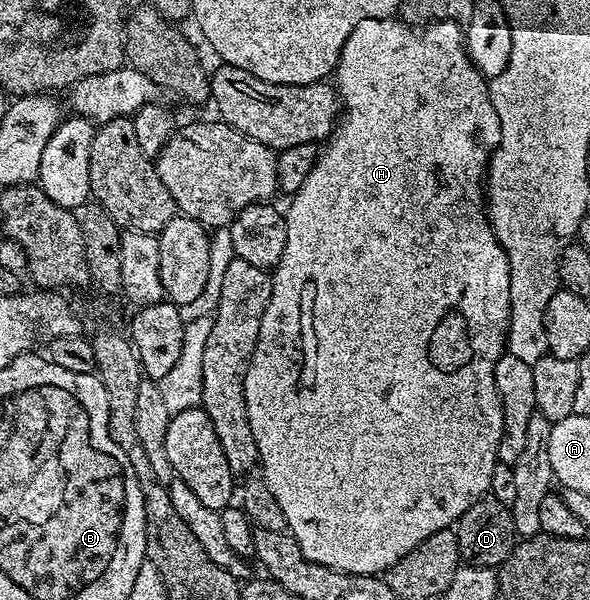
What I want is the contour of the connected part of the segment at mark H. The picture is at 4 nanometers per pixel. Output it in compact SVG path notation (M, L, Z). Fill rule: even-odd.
M365 19L361 23L357 23L353 35L349 35L345 47L339 52L339 66L333 74L333 84L339 95L342 113L331 136L322 146L319 157L315 160L313 171L309 171L309 179L305 179L305 183L301 183L299 190L290 198L291 206L285 209L287 219L285 255L281 255L278 265L273 270L269 303L265 307L265 315L261 319L259 338L257 339L257 347L253 351L253 359L249 363L249 371L245 375L245 407L249 411L249 427L253 427L253 439L257 439L259 465L263 478L269 483L269 491L273 491L273 499L277 499L277 503L281 503L281 511L285 511L287 529L301 547L303 554L311 561L321 563L330 569L340 569L343 573L379 575L390 569L393 563L397 563L409 551L413 551L413 547L420 545L429 535L454 526L458 522L461 512L461 505L458 505L458 501L464 500L463 502L466 502L468 500L466 491L459 489L459 484L466 479L467 473L475 473L476 494L486 494L490 490L491 476L499 459L497 447L501 443L503 416L501 415L501 399L493 379L493 371L497 367L497 361L491 361L491 345L487 345L487 349L479 349L479 345L471 345L471 341L467 341L467 345L411 345L411 337L415 337L415 333L419 333L419 317L427 317L427 321L435 321L435 317L483 317L483 337L499 337L499 341L495 341L497 356L503 356L507 348L507 330L511 328L511 300L509 299L511 268L501 243L495 238L491 218L488 217L485 208L485 178L489 173L489 158L501 139L501 123L491 102L488 78L484 77L481 71L475 69L474 63L471 62L467 53L465 29L458 21L437 21L422 27L408 25L399 19ZM351 321L355 321L355 341L351 341ZM367 325L379 325L379 329L375 329L375 333L371 333L371 329L367 329ZM367 337L379 337L379 345L375 345L375 341L367 341Z

